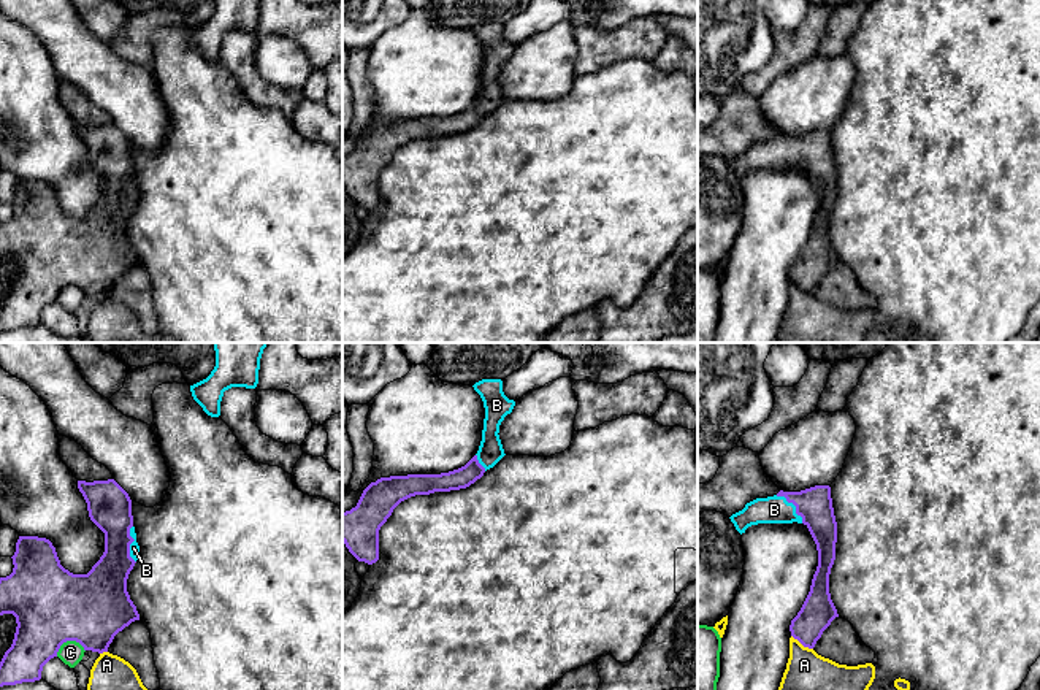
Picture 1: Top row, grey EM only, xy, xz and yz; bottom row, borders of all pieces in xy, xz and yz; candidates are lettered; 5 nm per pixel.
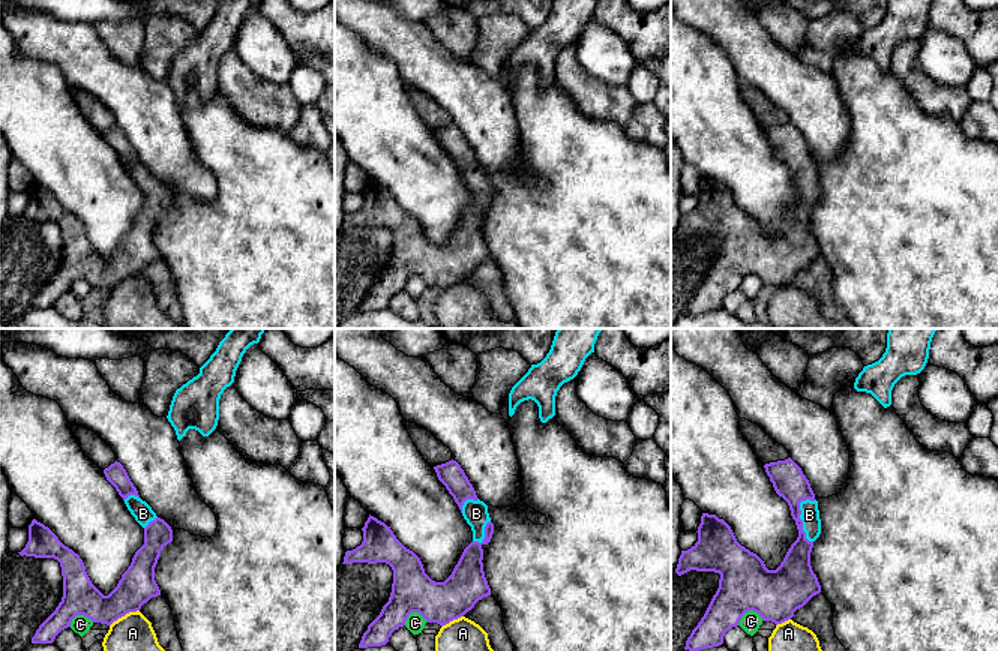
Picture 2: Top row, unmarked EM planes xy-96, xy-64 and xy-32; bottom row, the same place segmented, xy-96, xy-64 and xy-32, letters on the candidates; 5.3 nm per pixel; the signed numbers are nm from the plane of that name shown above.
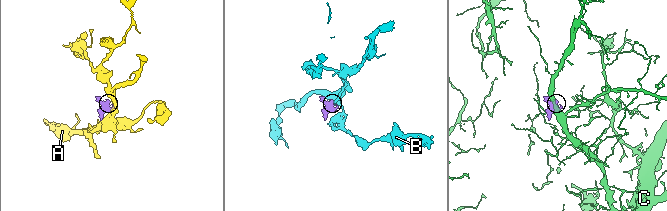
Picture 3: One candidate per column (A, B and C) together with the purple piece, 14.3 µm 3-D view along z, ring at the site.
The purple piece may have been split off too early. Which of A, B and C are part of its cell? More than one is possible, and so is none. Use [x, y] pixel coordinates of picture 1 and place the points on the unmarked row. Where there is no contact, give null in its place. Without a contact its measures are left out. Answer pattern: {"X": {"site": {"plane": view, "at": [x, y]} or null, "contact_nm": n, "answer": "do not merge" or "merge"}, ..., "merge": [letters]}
{"A": {"site": {"plane": "yz", "at": [802, 289]}, "contact_nm": 130, "answer": "do not merge"}, "B": {"site": {"plane": "yz", "at": [793, 148]}, "contact_nm": 200, "answer": "merge"}, "C": {"site": {"plane": "xy", "at": [67, 284]}, "contact_nm": 160, "answer": "do not merge"}, "merge": ["B"]}

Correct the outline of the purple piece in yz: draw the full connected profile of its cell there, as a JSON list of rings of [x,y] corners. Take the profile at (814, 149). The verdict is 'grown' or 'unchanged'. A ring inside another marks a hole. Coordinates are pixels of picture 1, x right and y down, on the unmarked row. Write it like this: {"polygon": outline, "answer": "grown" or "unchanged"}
{"polygon": [[[815,130],[801,136],[780,135],[774,141],[756,143],[732,159],[731,167],[742,179],[758,168],[804,168],[818,195],[818,211],[810,236],[791,265],[790,276],[804,292],[813,293],[823,276],[839,262],[829,238],[829,219],[835,205],[837,167],[831,132]]], "answer": "grown"}

